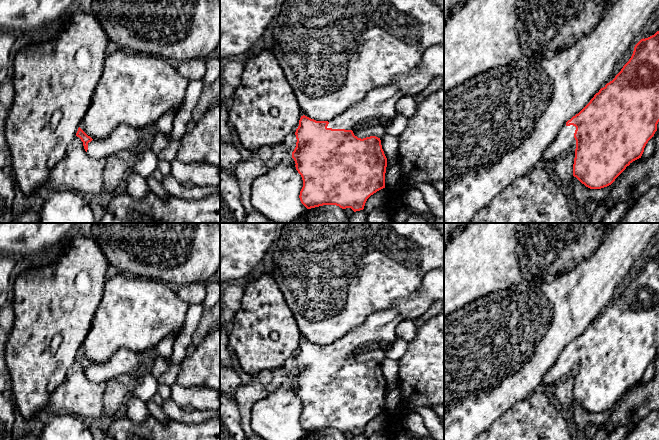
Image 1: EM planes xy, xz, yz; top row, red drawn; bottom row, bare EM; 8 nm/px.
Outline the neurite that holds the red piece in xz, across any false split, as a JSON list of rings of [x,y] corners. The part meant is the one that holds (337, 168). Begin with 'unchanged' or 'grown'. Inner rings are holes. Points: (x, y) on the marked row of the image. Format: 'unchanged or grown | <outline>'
grown | [[[444,42],[428,47],[416,69],[405,74],[397,74],[389,86],[382,86],[369,91],[362,101],[351,106],[339,116],[329,121],[316,121],[305,115],[301,116],[295,132],[296,147],[292,152],[296,170],[303,180],[303,187],[299,195],[301,203],[307,209],[323,205],[336,205],[342,209],[351,208],[354,212],[363,210],[367,199],[385,188],[387,158],[382,149],[380,138],[376,136],[358,138],[354,135],[352,128],[365,118],[378,118],[383,122],[391,121],[397,115],[397,101],[404,96],[418,94],[430,84],[435,76],[444,76]]]

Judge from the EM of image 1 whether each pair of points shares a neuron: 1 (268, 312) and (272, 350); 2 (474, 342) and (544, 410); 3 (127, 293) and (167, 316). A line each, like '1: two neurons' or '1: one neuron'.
1: one neuron
2: two neurons
3: one neuron

